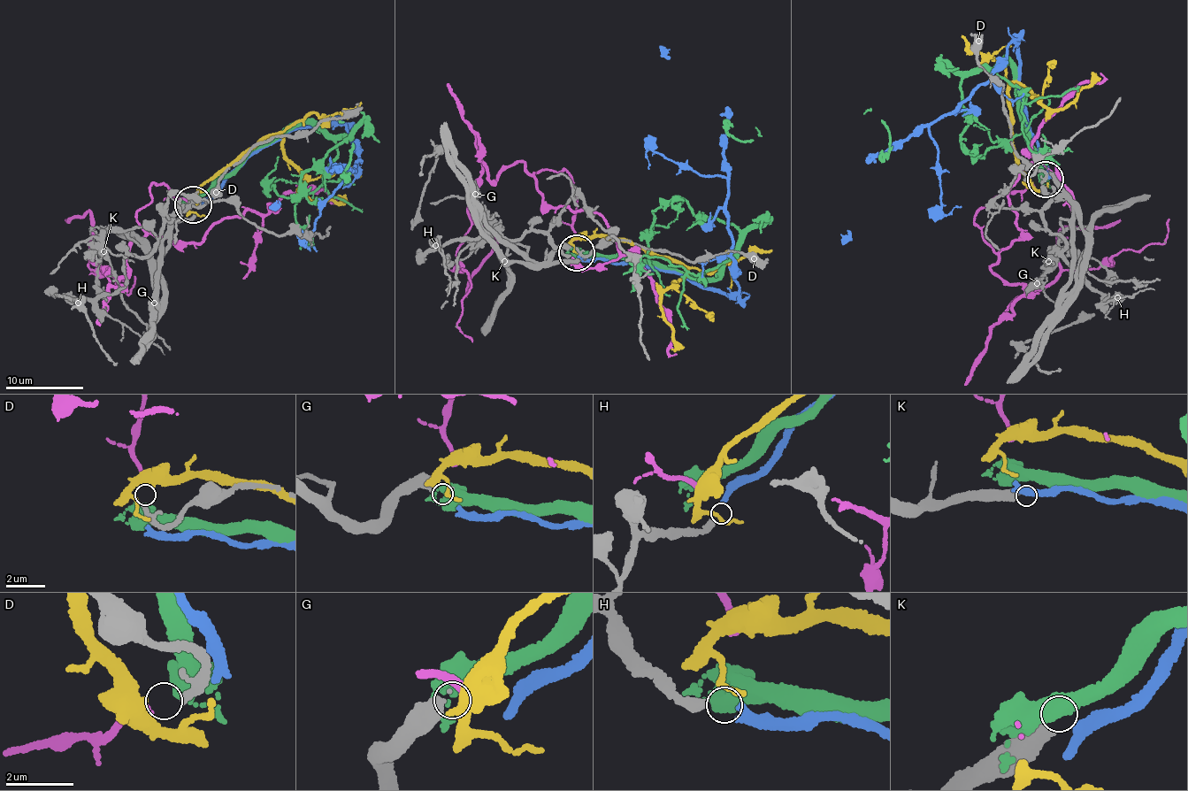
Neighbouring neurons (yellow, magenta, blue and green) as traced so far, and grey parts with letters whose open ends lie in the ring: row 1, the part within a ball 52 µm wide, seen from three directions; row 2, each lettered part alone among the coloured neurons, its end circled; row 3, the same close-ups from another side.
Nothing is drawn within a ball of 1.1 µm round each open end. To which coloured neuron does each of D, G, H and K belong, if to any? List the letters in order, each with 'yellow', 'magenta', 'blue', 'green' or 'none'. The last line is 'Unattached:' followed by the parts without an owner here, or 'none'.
D: magenta
G: green
H: blue
K: none
Unattached: K

